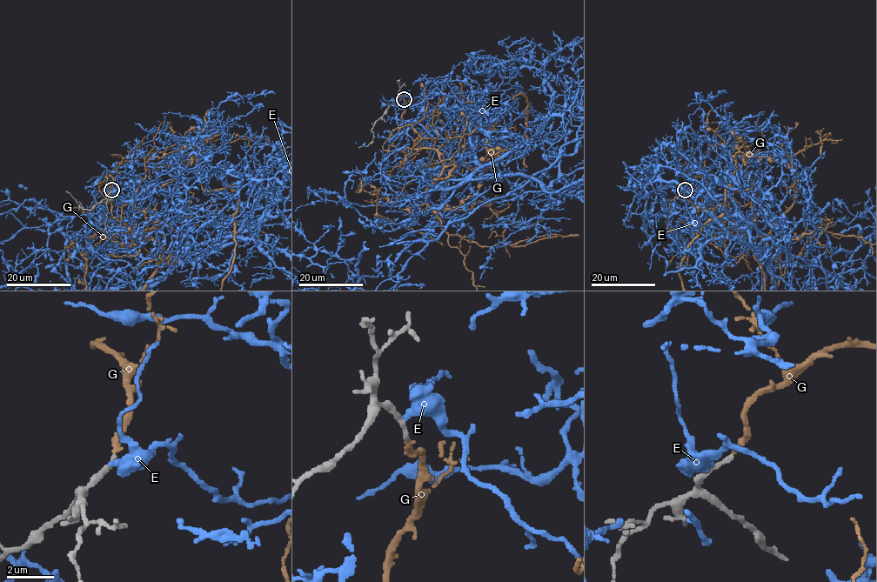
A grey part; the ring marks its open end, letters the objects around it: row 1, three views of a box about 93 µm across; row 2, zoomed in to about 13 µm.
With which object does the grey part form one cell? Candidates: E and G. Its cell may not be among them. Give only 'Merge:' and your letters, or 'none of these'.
Merge: G

